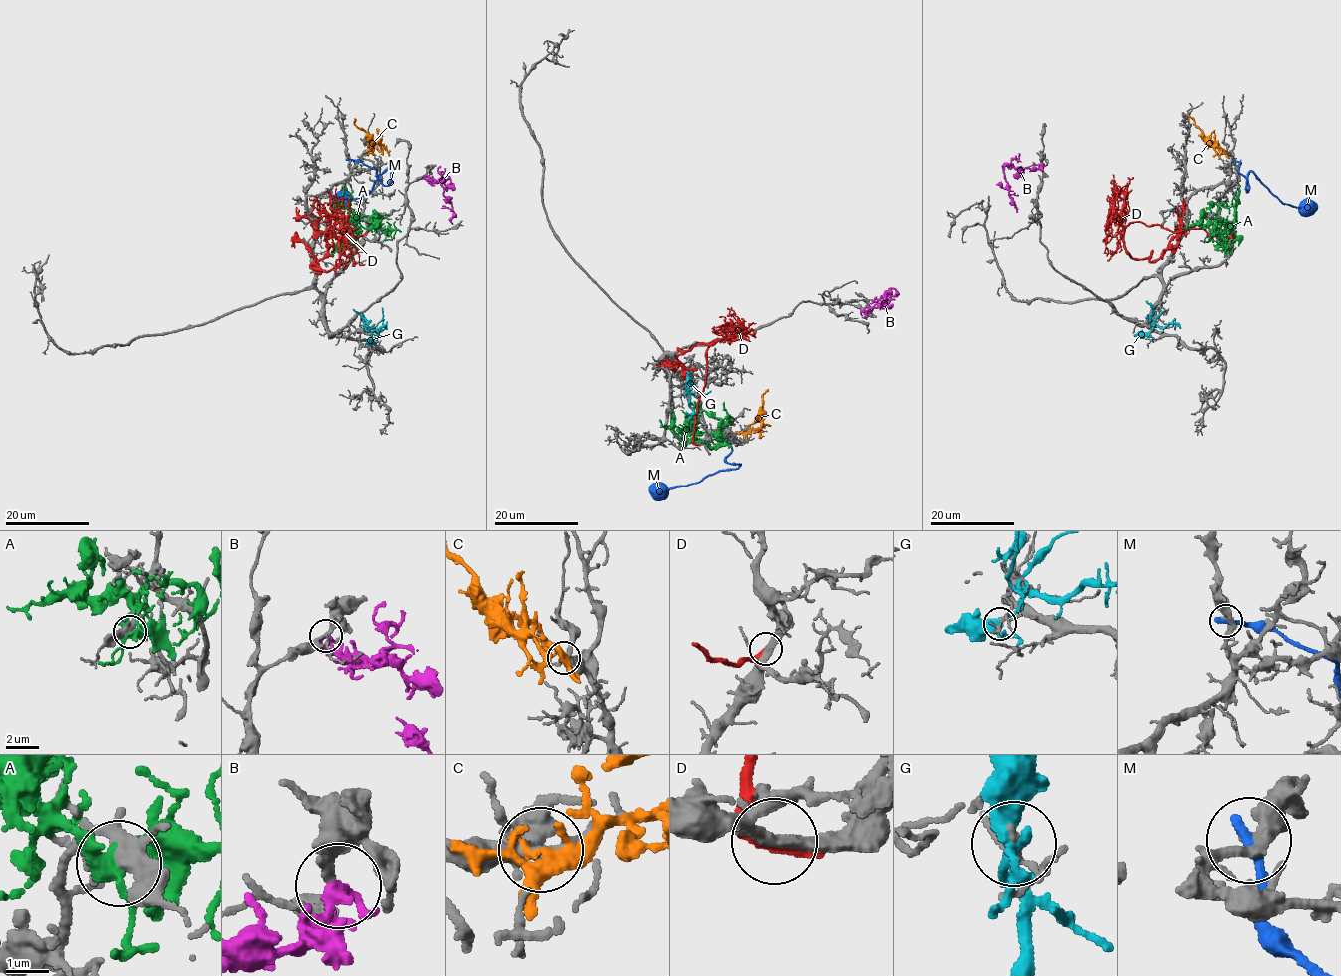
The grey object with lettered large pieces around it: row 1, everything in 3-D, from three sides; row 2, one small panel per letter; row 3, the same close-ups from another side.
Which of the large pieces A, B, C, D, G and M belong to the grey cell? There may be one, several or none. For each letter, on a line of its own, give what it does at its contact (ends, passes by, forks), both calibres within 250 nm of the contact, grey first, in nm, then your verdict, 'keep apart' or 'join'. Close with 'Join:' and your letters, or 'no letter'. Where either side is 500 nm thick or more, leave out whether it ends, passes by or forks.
A: it forks there; 340 nm thick on the grey side, 360 nm on the other; keep apart
B: it passes by; 200 nm thick on the grey side, 190 nm on the other; keep apart
C: it forks there; 200 nm thick on the grey side, 340 nm on the other; keep apart
D: it ends there; 320 nm thick on the grey side, 320 nm on the other; keep apart
G: it forks there; 130 nm thick on the grey side, 360 nm on the other; keep apart
M: it ends there; 320 nm thick on the grey side, 320 nm on the other; keep apart
Join: no letter

